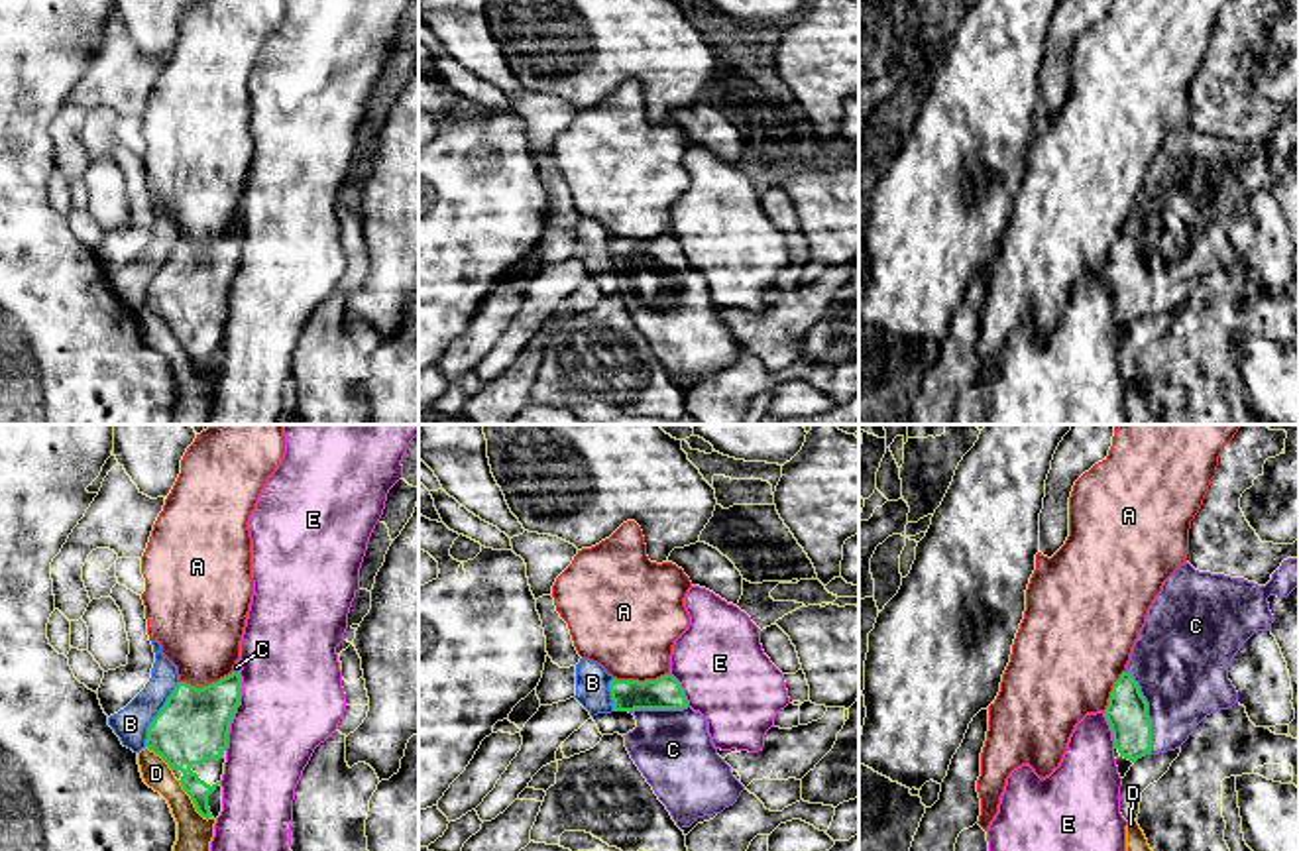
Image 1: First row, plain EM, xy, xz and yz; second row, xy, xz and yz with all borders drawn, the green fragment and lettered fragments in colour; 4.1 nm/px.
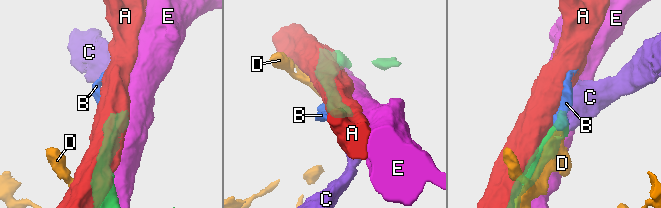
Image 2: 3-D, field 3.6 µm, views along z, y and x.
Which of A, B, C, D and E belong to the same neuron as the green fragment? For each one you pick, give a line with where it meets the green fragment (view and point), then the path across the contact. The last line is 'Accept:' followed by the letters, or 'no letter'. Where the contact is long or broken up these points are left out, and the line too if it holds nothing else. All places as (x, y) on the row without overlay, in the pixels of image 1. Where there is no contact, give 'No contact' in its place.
C: Touches green at yz (1146, 272). Path across: yz (1127, 272), (1146, 272), (1180, 221)
Accept: C

